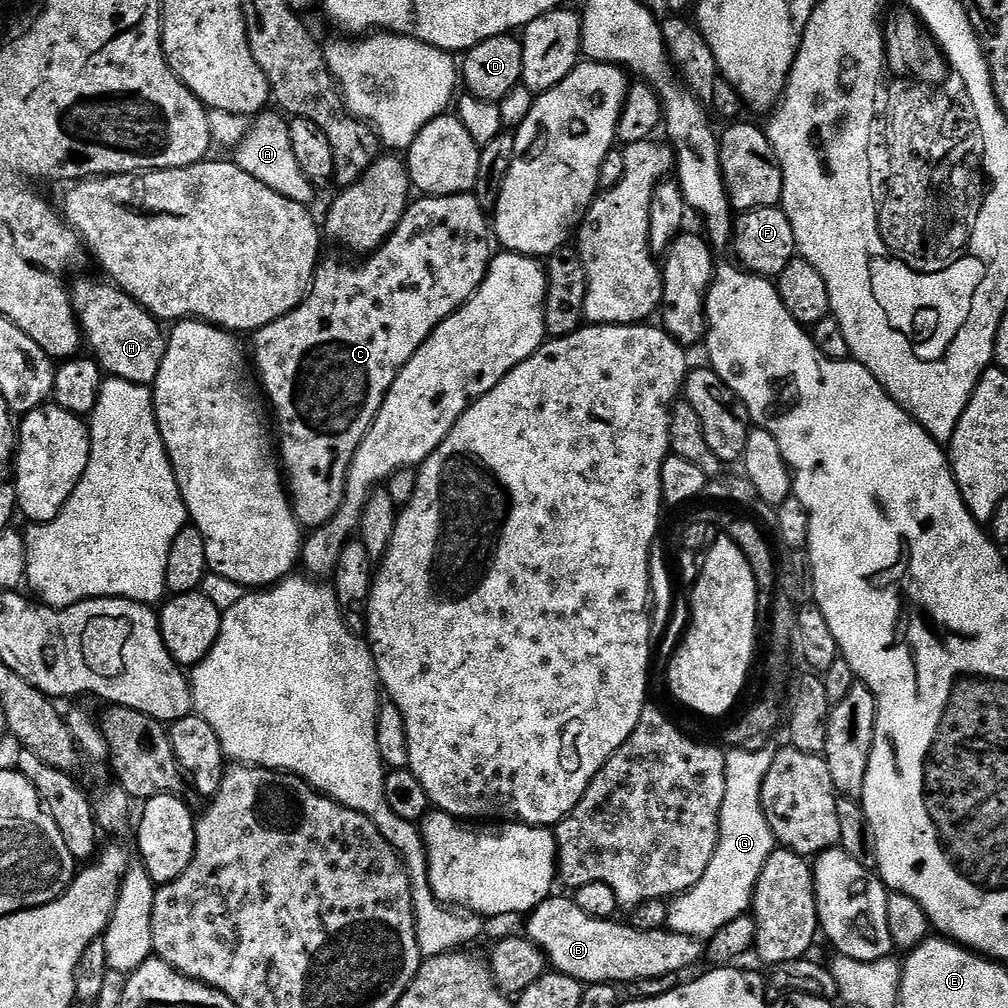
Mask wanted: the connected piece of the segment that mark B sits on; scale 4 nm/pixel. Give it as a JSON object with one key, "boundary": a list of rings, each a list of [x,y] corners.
{"boundary":[[[553,894],[543,900],[537,908],[532,909],[528,920],[527,939],[544,953],[547,963],[563,976],[579,980],[585,986],[594,984],[610,984],[624,986],[633,980],[646,978],[662,978],[663,976],[676,976],[687,968],[695,966],[705,955],[706,948],[699,939],[683,936],[671,930],[663,932],[643,932],[634,930],[631,924],[621,922],[616,924],[615,919],[599,920],[590,918],[576,905],[575,899],[559,894]]]}

